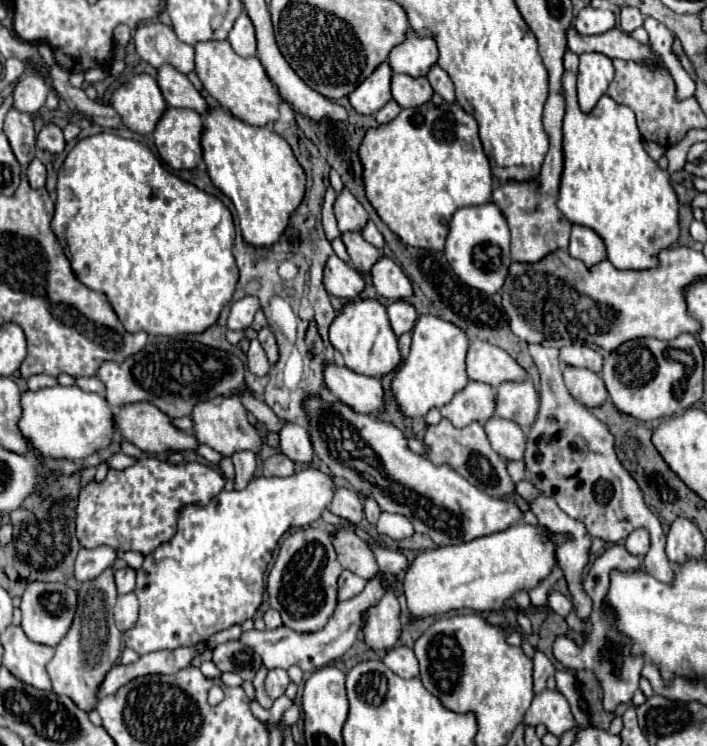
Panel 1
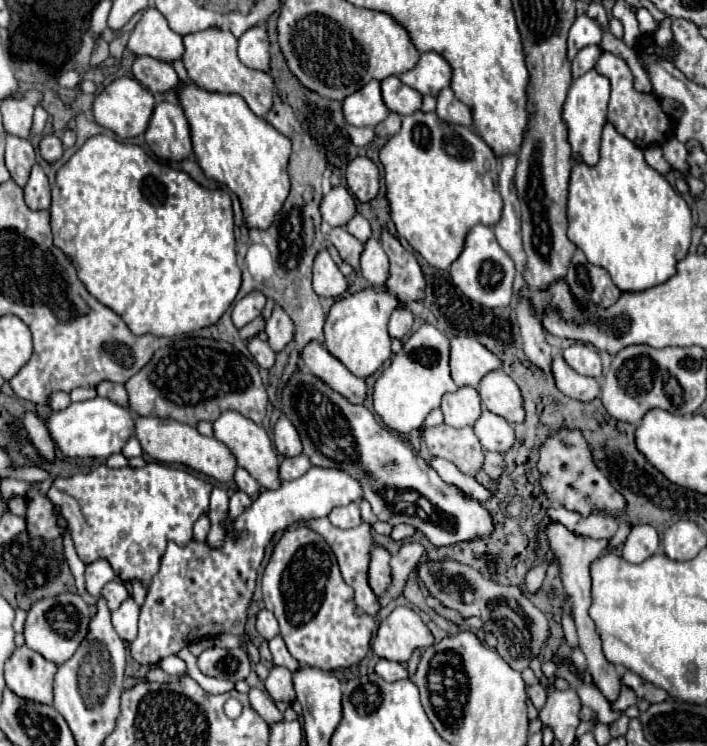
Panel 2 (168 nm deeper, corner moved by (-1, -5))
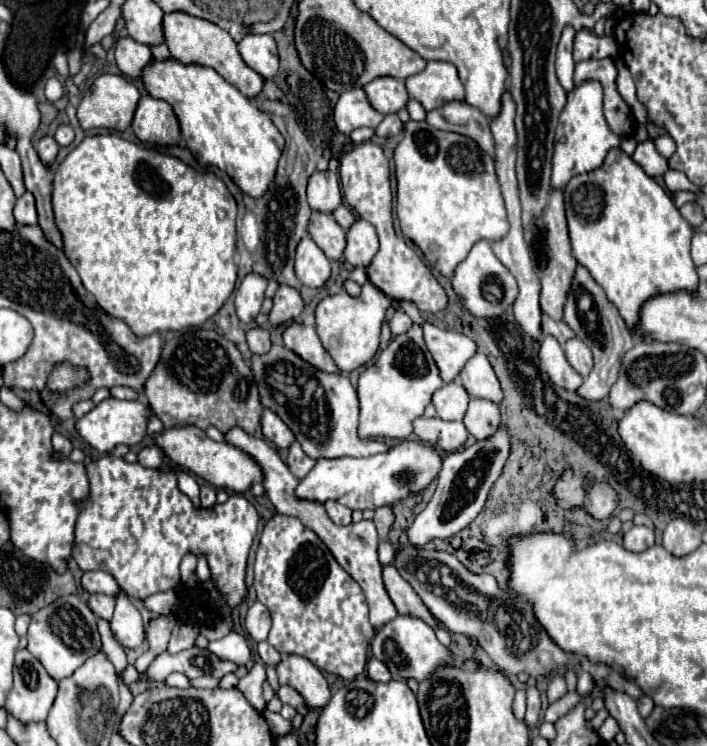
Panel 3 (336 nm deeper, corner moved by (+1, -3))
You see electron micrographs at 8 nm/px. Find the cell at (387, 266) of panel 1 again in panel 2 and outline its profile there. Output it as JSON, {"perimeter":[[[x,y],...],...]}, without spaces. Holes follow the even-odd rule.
{"perimeter":[[[371,238],[365,244],[365,250],[361,254],[361,274],[365,280],[369,280],[371,286],[387,288],[387,276],[389,276],[389,260],[383,252],[381,244]]]}

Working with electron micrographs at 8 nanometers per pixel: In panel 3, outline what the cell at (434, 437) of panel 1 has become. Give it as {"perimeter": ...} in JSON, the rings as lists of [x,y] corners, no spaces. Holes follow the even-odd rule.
{"perimeter":[[[417,418],[413,422],[413,432],[427,444],[433,444],[445,452],[459,450],[467,440],[467,430],[463,422],[445,422],[441,418]]]}

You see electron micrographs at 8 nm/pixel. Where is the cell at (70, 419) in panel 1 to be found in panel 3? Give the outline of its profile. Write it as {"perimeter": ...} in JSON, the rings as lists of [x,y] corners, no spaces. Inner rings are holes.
{"perimeter":[[[107,398],[101,404],[97,404],[95,410],[91,410],[89,414],[77,420],[77,430],[99,452],[107,452],[107,450],[111,452],[119,444],[125,444],[125,446],[139,444],[147,434],[147,422],[151,416],[153,412],[149,410],[149,404],[143,402],[141,398],[139,400]]]}

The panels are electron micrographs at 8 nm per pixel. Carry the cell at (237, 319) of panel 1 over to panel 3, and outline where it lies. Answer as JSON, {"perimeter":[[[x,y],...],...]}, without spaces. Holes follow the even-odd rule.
{"perimeter":[[[247,274],[235,294],[235,308],[237,316],[243,324],[253,324],[255,316],[261,310],[263,298],[265,298],[267,278],[261,278],[261,274]]]}

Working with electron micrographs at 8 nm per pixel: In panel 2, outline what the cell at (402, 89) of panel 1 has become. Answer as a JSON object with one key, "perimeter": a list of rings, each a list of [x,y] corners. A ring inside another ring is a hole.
{"perimeter":[[[389,76],[381,82],[381,92],[387,108],[401,116],[409,116],[417,112],[423,104],[423,94],[415,92],[415,88],[403,84],[397,76]]]}

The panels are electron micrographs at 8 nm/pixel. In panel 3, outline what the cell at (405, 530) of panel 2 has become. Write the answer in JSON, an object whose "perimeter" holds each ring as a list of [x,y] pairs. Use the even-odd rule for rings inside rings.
{"perimeter":[[[383,506],[383,508],[377,508],[377,510],[375,510],[375,518],[373,518],[373,522],[377,524],[377,532],[379,532],[379,538],[381,538],[381,540],[387,538],[387,532],[389,532],[393,520],[395,520],[395,516],[393,516],[391,508]]]}

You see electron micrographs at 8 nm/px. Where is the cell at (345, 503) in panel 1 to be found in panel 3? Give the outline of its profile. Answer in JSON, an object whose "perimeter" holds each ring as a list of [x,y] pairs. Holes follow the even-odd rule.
{"perimeter":[[[325,502],[325,510],[329,514],[329,518],[335,522],[335,524],[349,524],[351,522],[351,510],[339,502]]]}

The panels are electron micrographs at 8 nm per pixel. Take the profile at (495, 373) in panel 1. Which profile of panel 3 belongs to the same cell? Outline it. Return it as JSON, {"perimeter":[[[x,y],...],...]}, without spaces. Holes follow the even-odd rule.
{"perimeter":[[[399,302],[399,310],[409,314],[409,318],[423,328],[425,346],[433,354],[433,360],[441,374],[441,380],[453,382],[459,376],[465,362],[477,352],[475,342],[471,338],[467,338],[465,334],[441,330],[435,324],[425,322],[421,318],[417,306],[413,306],[413,302]]]}

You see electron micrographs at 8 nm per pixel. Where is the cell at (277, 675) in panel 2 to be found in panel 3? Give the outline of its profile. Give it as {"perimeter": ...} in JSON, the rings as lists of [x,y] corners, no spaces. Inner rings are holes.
{"perimeter":[[[281,686],[279,688],[279,700],[283,702],[283,704],[289,704],[289,706],[293,706],[299,714],[307,714],[309,712],[309,708],[307,708],[307,704],[305,704],[305,700],[303,700],[303,696],[295,690],[295,688],[291,688],[291,686]]]}

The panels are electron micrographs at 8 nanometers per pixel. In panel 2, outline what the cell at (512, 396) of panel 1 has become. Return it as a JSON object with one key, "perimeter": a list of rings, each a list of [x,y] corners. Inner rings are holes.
{"perimeter":[[[489,372],[479,384],[479,396],[489,412],[505,418],[509,424],[515,426],[525,420],[523,396],[519,392],[519,386],[505,372]]]}

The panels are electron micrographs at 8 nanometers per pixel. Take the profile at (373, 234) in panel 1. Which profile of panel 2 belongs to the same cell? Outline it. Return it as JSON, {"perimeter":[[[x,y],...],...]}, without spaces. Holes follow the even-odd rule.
{"perimeter":[[[361,214],[353,216],[353,220],[347,224],[347,230],[361,242],[367,242],[371,238],[371,226],[369,226],[367,218],[361,216]]]}

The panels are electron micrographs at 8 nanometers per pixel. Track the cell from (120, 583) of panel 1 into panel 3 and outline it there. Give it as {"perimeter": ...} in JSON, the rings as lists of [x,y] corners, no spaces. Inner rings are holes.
{"perimeter":[[[91,594],[87,604],[89,604],[89,608],[93,610],[95,616],[99,616],[99,618],[103,618],[103,620],[111,620],[111,616],[113,616],[113,606],[115,606],[115,598],[113,598],[113,596]]]}

